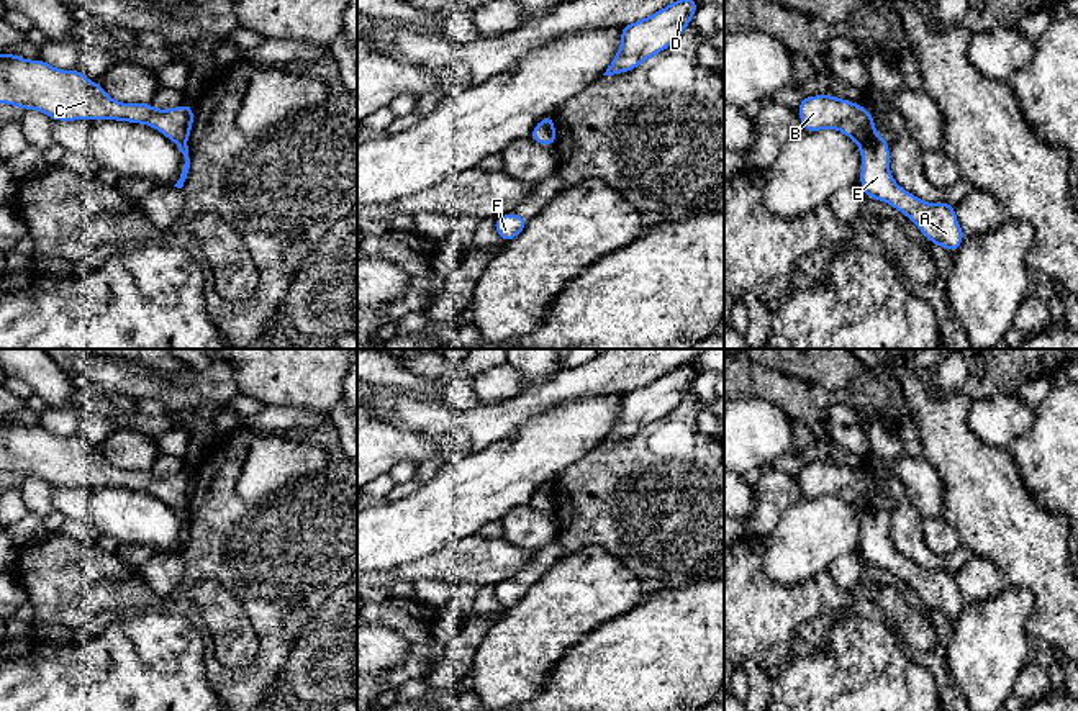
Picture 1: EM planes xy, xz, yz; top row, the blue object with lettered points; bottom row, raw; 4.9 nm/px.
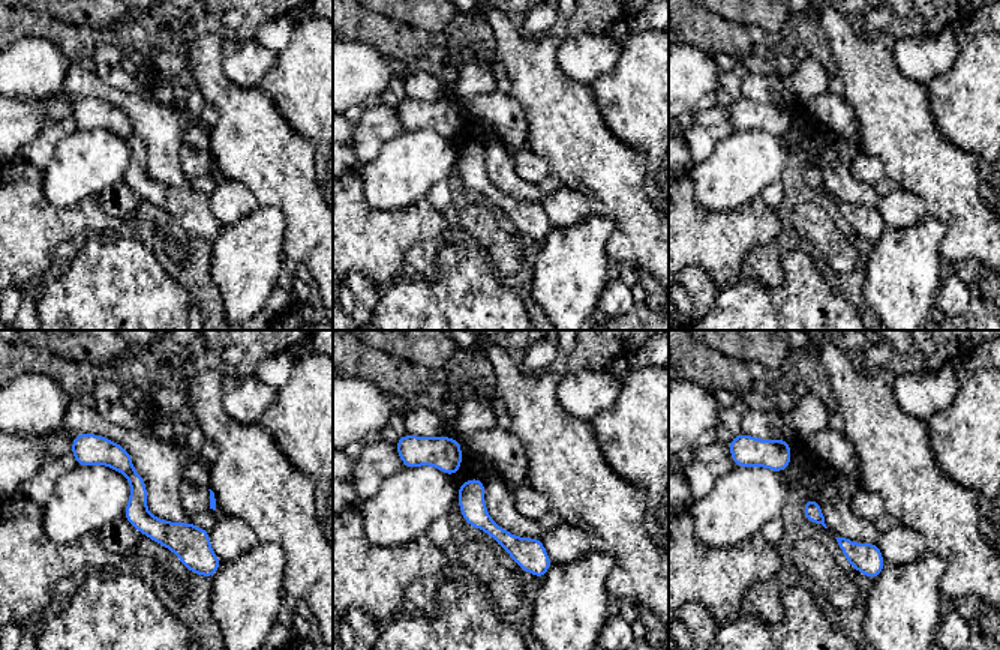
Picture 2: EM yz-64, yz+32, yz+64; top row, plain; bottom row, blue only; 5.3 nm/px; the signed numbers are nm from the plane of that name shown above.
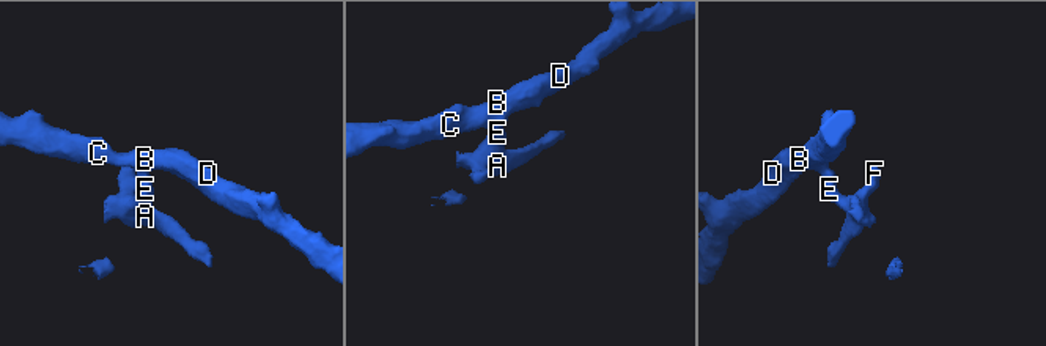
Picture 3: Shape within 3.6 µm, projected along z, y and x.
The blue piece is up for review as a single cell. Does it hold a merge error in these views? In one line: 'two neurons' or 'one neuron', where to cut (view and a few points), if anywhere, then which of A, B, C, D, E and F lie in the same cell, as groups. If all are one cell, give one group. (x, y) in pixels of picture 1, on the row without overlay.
two neurons | yz (874, 498), (857, 510) | A E F / B C D

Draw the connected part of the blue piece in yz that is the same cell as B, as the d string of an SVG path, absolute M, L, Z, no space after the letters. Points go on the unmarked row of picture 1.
M834 462L804 464L796 475L804 498L832 495L857 511L875 500L873 482L850 467Z

